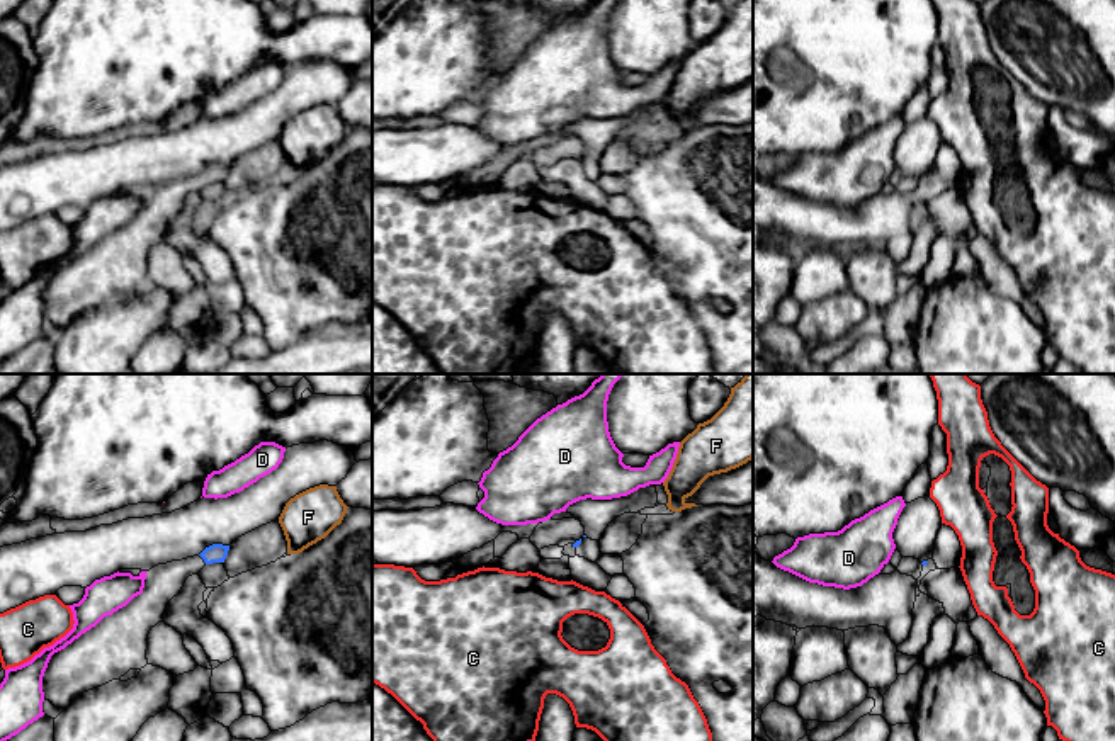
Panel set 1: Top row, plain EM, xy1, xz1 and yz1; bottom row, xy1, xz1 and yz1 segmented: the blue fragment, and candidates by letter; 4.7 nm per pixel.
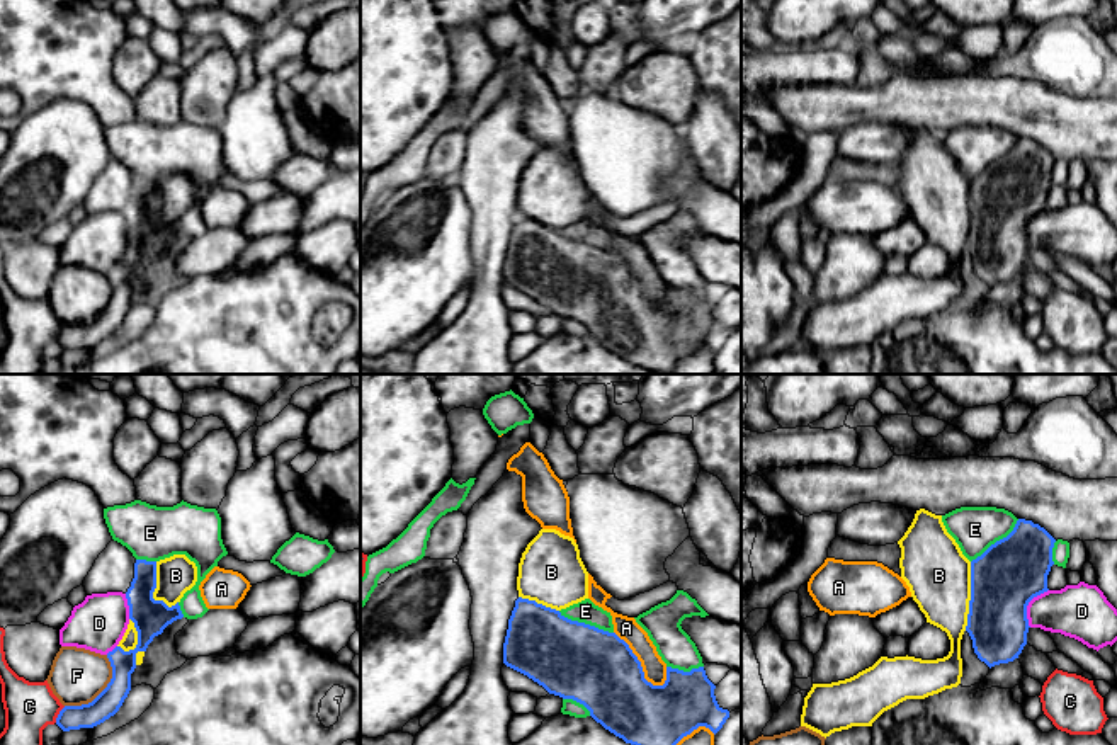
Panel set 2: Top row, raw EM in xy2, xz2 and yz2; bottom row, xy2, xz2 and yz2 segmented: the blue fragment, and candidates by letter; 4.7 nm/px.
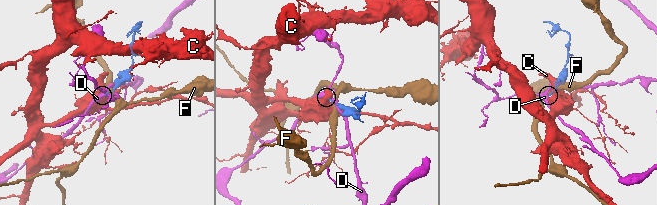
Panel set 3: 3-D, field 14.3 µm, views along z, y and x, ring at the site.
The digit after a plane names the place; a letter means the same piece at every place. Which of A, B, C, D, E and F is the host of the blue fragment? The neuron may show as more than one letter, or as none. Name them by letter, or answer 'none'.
none

